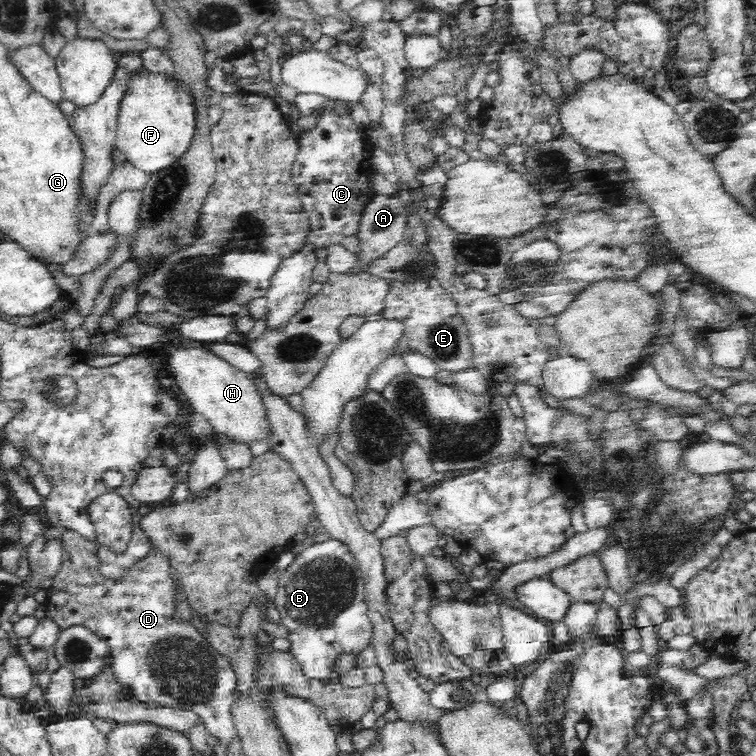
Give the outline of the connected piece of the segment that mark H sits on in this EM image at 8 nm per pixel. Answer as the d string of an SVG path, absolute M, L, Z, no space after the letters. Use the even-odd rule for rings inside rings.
M174 341L174 346L168 348L166 364L168 364L168 370L170 370L171 376L178 384L180 392L188 398L193 412L204 416L218 435L226 435L231 440L248 444L255 441L268 440L269 432L267 431L268 421L265 413L265 404L256 389L256 385L245 372L235 369L214 351L204 348L204 344L190 345L179 341Z

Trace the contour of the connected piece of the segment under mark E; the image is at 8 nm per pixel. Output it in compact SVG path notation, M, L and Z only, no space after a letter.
M438 279L430 282L414 282L414 284L393 281L389 285L384 304L382 318L399 321L403 326L402 336L392 354L402 357L410 350L414 350L433 360L439 369L446 370L448 373L475 368L472 359L473 346L469 337L471 332L460 317L456 301L449 291L442 287Z

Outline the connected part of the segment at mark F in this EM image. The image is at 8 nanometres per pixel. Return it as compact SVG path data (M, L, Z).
M146 68L141 74L135 75L129 84L129 90L122 102L118 115L118 128L115 148L118 148L128 163L138 172L152 176L160 170L172 167L188 152L192 144L197 126L197 110L194 98L186 95L177 82L170 81L162 76L148 73Z

